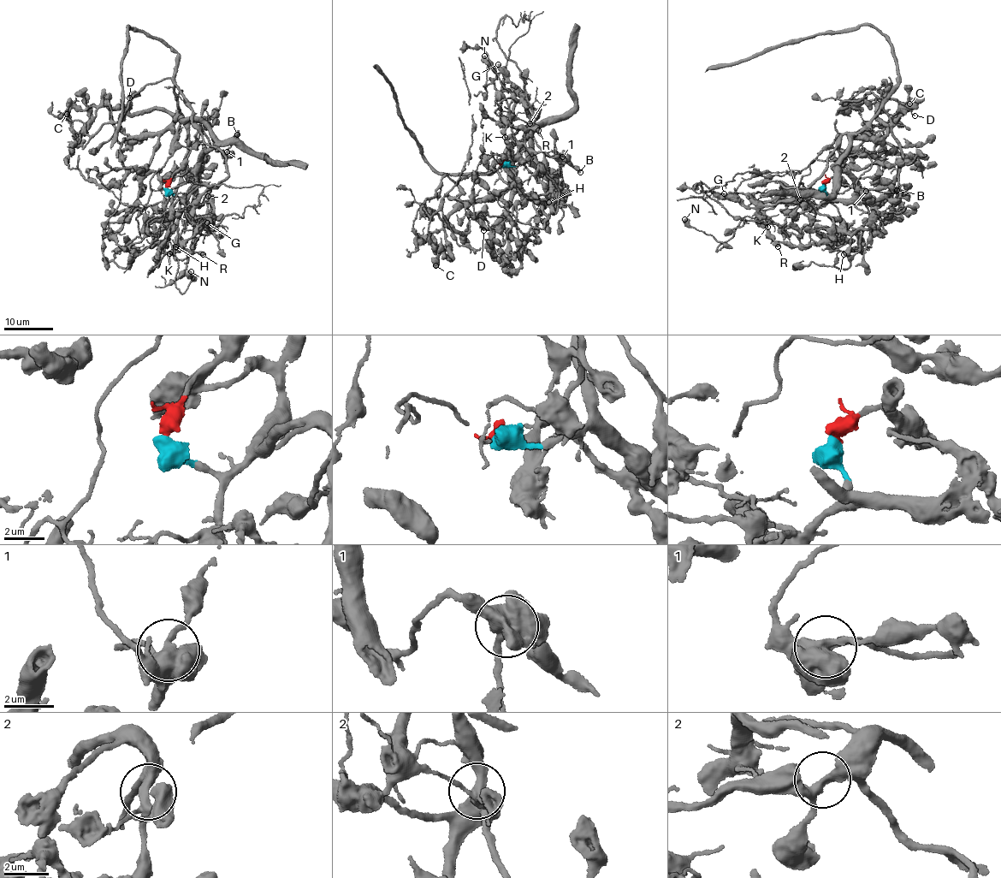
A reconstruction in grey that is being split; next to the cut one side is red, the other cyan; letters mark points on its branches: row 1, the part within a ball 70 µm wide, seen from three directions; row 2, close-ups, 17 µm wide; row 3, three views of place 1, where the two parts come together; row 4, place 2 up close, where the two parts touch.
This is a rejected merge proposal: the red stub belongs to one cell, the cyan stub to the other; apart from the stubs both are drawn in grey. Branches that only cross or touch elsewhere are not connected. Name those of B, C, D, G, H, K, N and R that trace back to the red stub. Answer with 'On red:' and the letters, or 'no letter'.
On red: B, K, N, R

